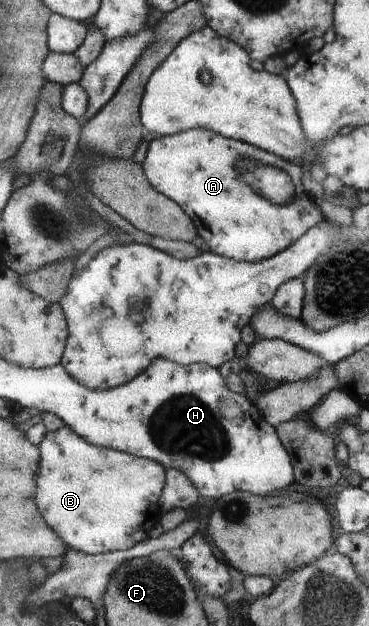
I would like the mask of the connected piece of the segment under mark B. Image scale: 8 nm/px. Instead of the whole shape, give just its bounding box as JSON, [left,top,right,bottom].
[38,426,168,556]

